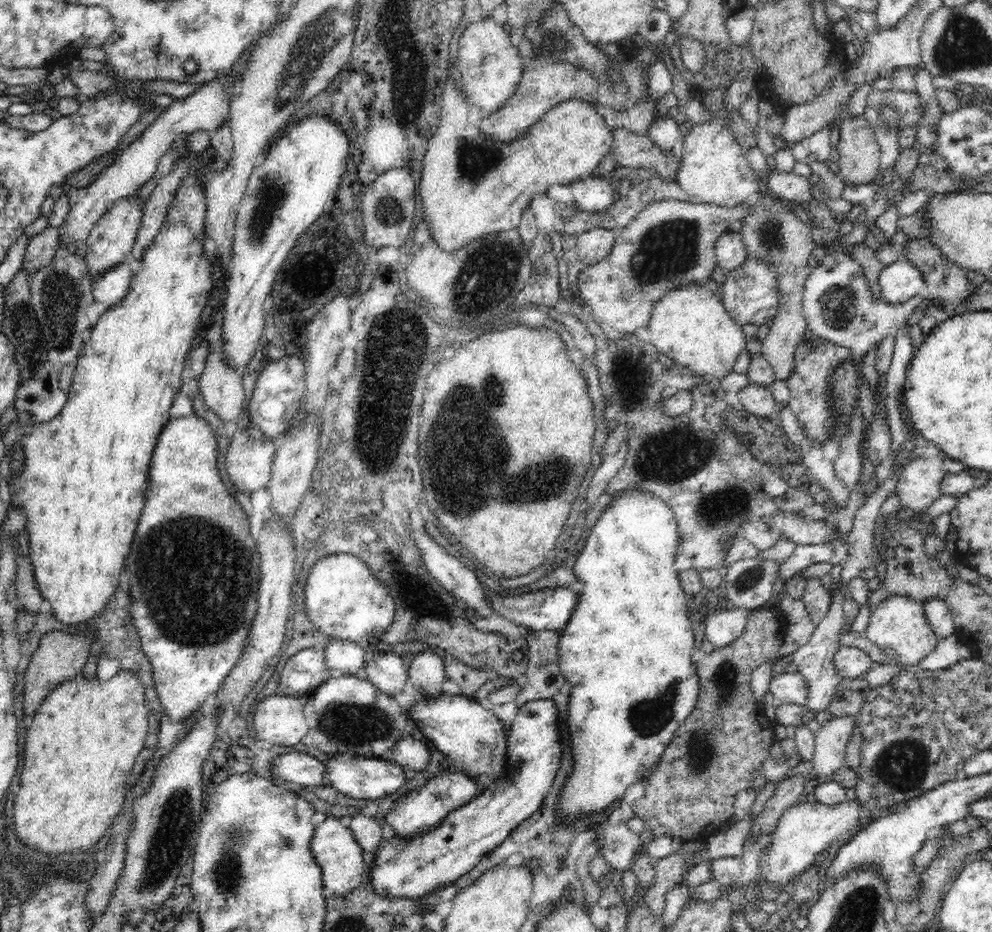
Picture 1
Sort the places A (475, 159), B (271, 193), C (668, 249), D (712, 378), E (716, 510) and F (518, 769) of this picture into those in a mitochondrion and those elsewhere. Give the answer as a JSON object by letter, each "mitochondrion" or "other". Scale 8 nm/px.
{"A":"mitochondrion","B":"mitochondrion","C":"mitochondrion","D":"other","E":"mitochondrion","F":"mitochondrion"}

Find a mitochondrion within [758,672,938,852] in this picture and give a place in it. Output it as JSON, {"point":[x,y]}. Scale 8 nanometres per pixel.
{"point":[903,765]}

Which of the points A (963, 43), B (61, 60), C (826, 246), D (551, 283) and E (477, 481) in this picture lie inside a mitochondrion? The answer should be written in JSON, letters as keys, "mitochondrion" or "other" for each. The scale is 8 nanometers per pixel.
{"A":"mitochondrion","B":"other","C":"other","D":"other","E":"mitochondrion"}

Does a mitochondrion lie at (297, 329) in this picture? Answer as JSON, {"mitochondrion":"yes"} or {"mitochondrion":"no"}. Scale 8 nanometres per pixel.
{"mitochondrion":"no"}

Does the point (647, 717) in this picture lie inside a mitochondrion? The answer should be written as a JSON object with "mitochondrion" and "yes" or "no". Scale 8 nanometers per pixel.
{"mitochondrion":"yes"}

